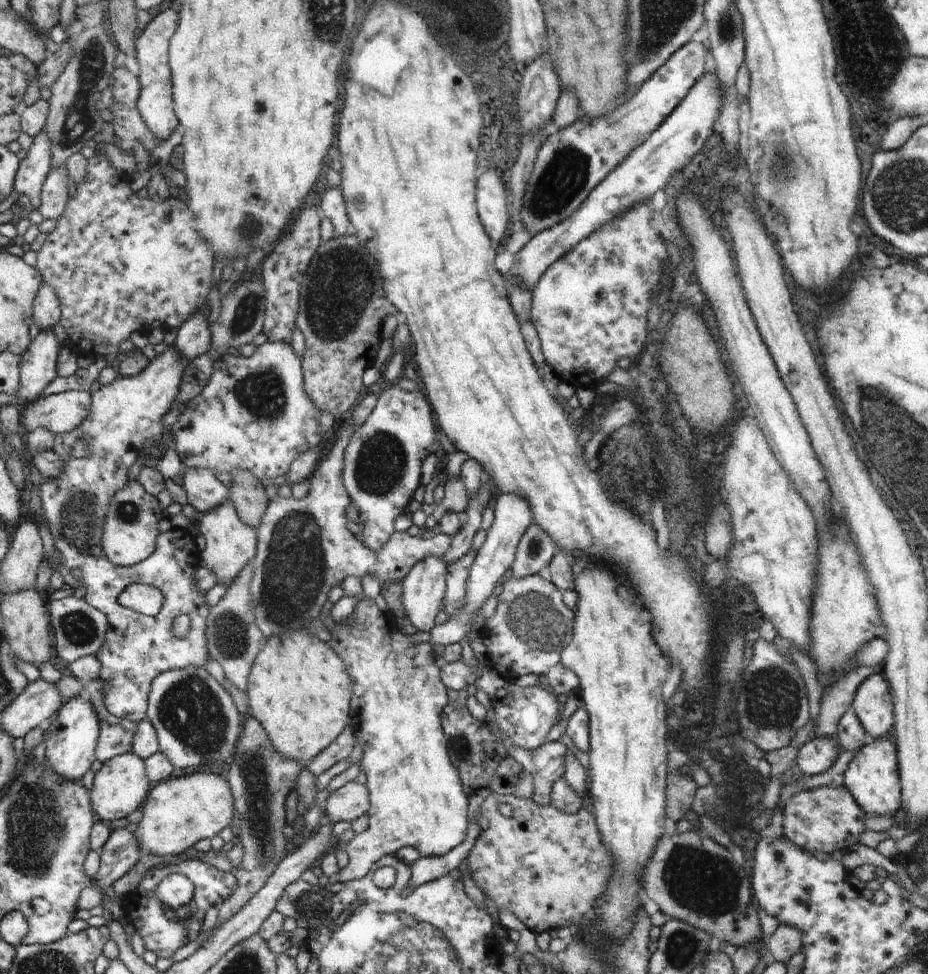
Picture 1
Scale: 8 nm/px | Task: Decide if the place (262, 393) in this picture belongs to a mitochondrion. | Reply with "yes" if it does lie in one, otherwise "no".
yes

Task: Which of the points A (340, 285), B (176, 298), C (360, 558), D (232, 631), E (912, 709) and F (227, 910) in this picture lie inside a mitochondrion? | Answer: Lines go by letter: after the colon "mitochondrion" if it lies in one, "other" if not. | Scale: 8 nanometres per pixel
A: mitochondrion
B: other
C: other
D: mitochondrion
E: other
F: other

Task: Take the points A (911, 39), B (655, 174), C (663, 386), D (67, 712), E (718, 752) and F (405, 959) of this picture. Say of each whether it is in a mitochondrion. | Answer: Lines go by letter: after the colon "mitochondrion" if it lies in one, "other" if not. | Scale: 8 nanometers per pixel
A: other
B: other
C: other
D: other
E: other
F: mitochondrion

